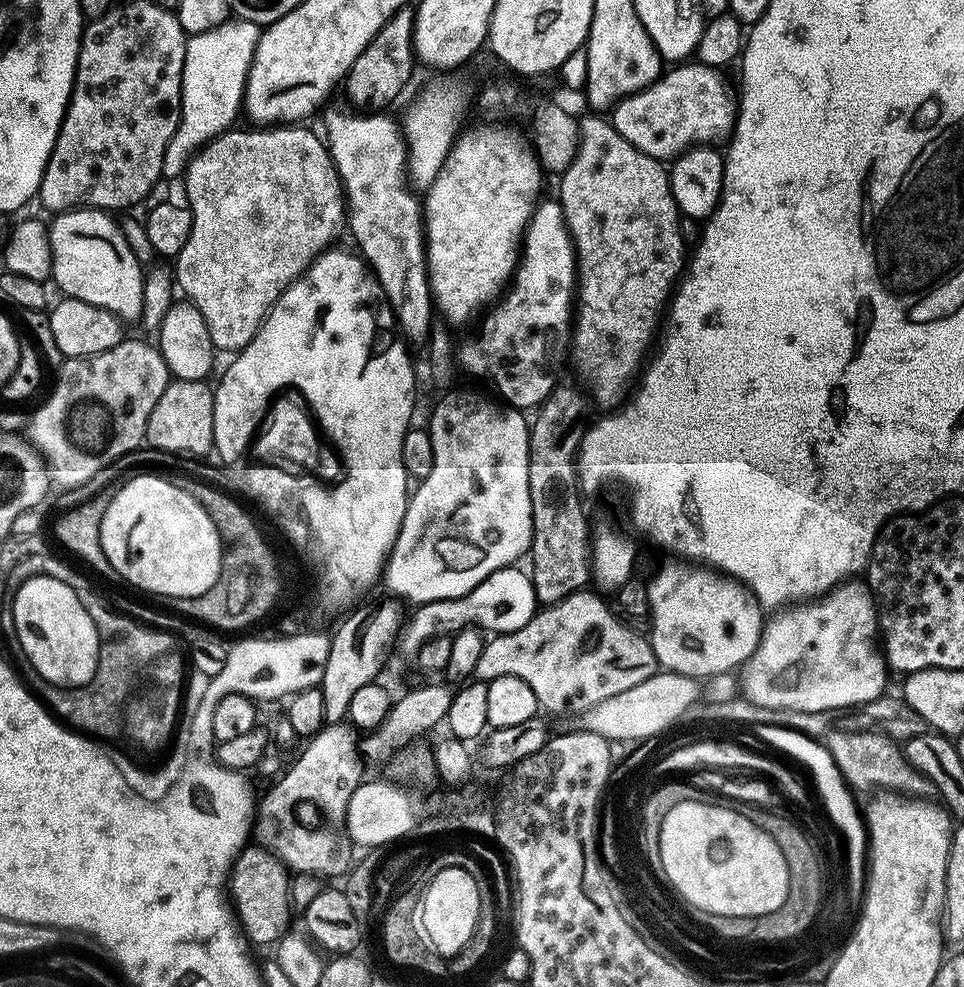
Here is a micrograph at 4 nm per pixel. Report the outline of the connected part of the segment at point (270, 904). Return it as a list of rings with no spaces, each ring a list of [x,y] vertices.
[[[254,844],[247,845],[237,856],[230,873],[230,894],[237,917],[245,935],[255,945],[277,943],[289,929],[292,911],[289,871],[282,858],[275,851],[269,850]]]

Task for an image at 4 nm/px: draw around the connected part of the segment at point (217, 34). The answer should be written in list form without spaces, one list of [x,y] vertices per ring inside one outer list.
[[[239,18],[211,28],[205,32],[189,35],[186,40],[186,58],[182,70],[182,90],[180,91],[180,121],[166,146],[166,154],[162,158],[161,177],[165,181],[185,175],[192,157],[214,137],[220,136],[233,127],[236,115],[241,115],[244,103],[244,83],[248,80],[248,70],[252,65],[252,55],[256,53],[256,43],[260,41],[261,25]]]

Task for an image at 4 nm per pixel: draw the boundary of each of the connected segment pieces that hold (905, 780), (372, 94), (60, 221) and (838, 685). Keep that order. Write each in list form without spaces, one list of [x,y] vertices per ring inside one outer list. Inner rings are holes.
[[[883,731],[877,732],[832,732],[826,739],[828,753],[832,755],[832,761],[838,766],[841,776],[845,777],[847,783],[853,789],[856,788],[876,788],[879,785],[881,789],[897,790],[902,794],[920,794],[923,788],[926,788],[926,781],[904,756],[901,745]]]
[[[411,7],[399,8],[390,19],[378,30],[376,37],[368,43],[366,50],[350,66],[346,77],[348,100],[356,110],[384,110],[400,96],[400,91],[408,84],[414,65],[412,47],[412,26],[414,12]]]
[[[77,208],[59,213],[48,229],[52,247],[51,279],[61,288],[65,297],[102,306],[120,317],[121,321],[139,321],[144,315],[142,286],[144,272],[127,244],[121,227],[112,222],[107,211],[95,208]]]
[[[856,578],[849,580],[852,580],[849,584],[846,584],[847,582],[837,583],[827,594],[821,595],[819,598],[809,599],[809,604],[802,604],[806,602],[793,603],[793,608],[788,608],[785,612],[778,613],[773,620],[771,617],[765,623],[756,649],[752,651],[748,660],[744,661],[738,672],[740,684],[744,687],[744,692],[742,692],[743,699],[750,704],[757,704],[763,708],[783,708],[785,712],[803,714],[803,712],[828,712],[831,708],[848,708],[851,704],[868,704],[871,700],[876,700],[883,694],[884,683],[887,682],[888,676],[890,677],[890,672],[886,667],[886,657],[878,647],[878,609],[876,602],[872,589],[868,587],[867,583],[860,581],[859,584]]]

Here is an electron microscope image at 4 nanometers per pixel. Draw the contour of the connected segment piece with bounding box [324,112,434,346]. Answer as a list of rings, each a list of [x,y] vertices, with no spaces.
[[[332,112],[325,118],[328,127],[326,143],[336,163],[336,173],[341,178],[346,197],[346,224],[352,228],[352,236],[360,243],[359,255],[366,261],[380,288],[384,299],[392,310],[395,327],[399,335],[409,345],[429,343],[429,335],[434,327],[434,301],[428,287],[428,265],[426,263],[426,233],[422,227],[422,204],[408,193],[406,184],[406,145],[401,129],[388,114],[352,114],[343,116]]]

